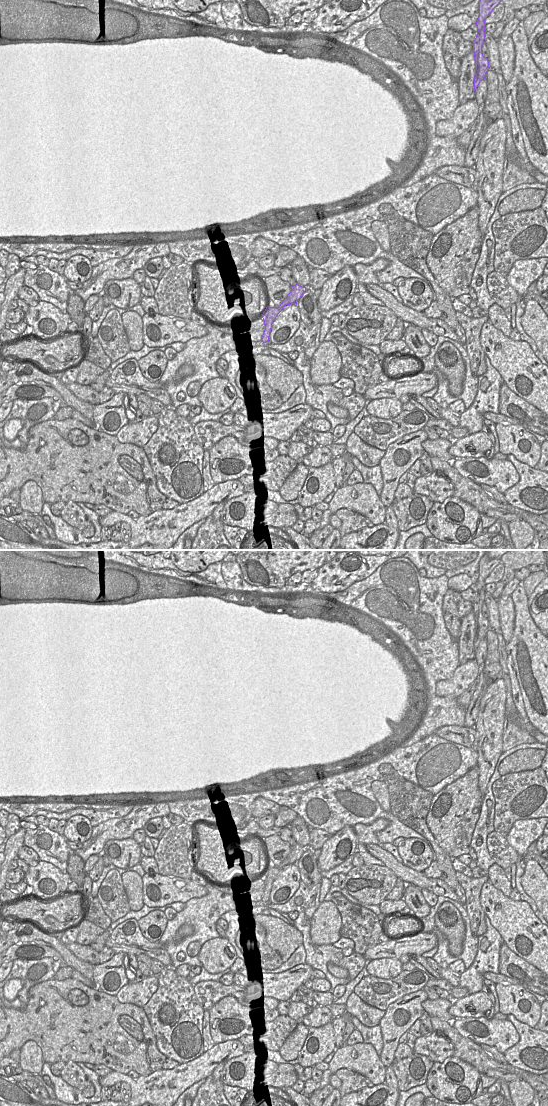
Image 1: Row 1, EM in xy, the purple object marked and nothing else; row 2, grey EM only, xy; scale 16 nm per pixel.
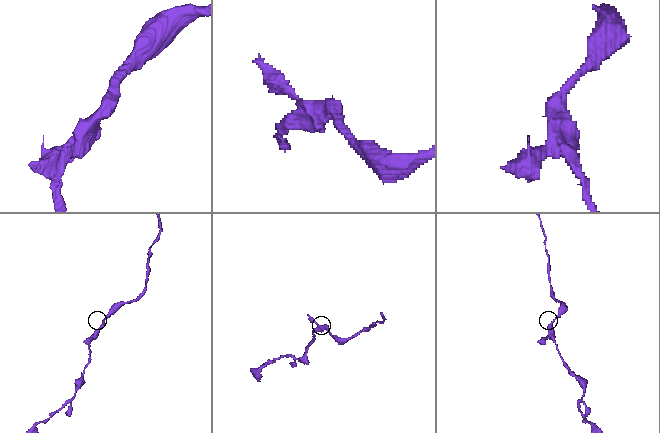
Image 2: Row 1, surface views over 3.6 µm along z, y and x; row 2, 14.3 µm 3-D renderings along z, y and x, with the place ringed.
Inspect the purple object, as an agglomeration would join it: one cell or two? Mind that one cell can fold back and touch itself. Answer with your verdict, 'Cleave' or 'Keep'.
Keep

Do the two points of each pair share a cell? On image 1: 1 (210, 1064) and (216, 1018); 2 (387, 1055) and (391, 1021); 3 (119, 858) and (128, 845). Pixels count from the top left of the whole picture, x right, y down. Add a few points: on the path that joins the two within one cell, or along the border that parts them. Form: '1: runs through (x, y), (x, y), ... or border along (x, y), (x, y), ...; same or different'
1: border along (237, 1039), (215, 1044); different
2: runs through (387, 1047), (386, 1041), (390, 1037), (391, 1029); same
3: runs through (122, 855), (128, 848); same

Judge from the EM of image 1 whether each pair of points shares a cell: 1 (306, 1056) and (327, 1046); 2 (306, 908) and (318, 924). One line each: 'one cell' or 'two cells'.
1: one cell
2: two cells

